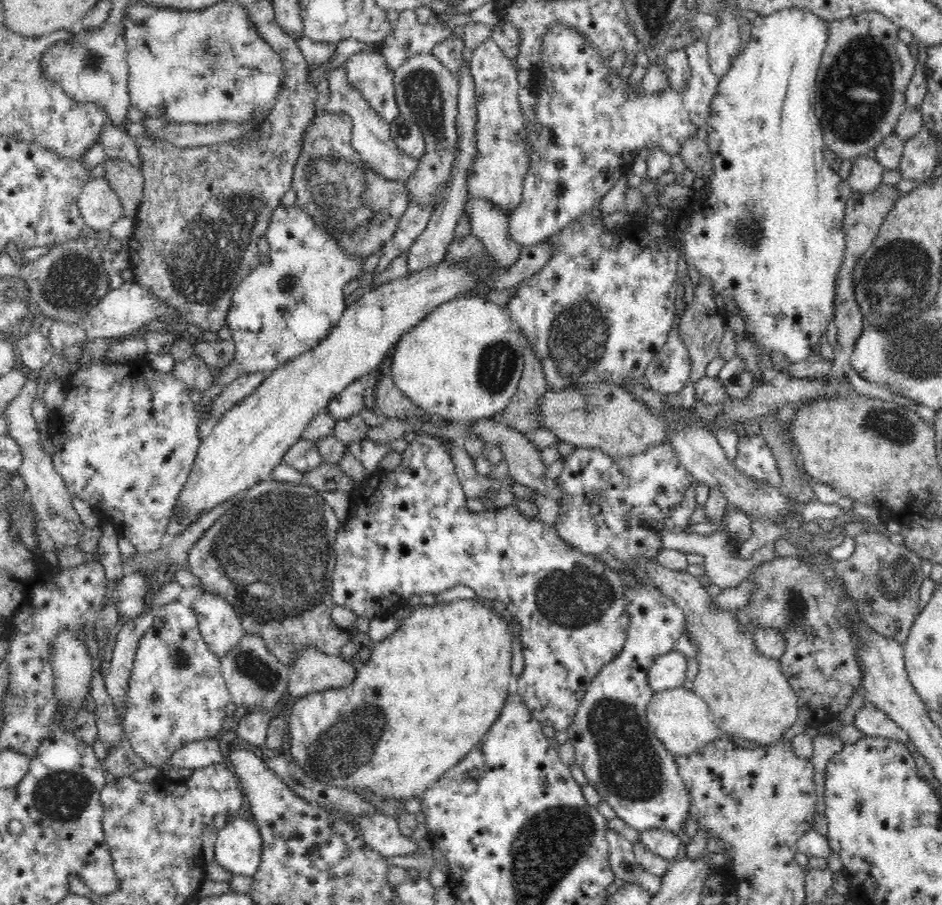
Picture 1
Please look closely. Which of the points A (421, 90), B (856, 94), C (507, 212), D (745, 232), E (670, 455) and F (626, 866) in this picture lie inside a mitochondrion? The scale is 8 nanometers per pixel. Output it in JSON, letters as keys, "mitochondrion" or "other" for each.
{"A":"mitochondrion","B":"mitochondrion","C":"other","D":"mitochondrion","E":"other","F":"mitochondrion"}

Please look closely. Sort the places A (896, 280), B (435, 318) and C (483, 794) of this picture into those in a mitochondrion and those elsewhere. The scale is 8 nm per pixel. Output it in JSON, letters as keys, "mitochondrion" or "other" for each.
{"A":"mitochondrion","B":"other","C":"other"}

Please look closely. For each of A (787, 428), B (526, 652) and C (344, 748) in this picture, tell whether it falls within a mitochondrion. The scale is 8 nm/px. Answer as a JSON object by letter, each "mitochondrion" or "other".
{"A":"other","B":"other","C":"mitochondrion"}

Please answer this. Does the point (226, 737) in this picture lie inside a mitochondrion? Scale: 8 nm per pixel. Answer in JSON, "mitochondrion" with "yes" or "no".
{"mitochondrion":"no"}

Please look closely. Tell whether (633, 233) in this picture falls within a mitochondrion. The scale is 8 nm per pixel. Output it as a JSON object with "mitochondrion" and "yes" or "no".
{"mitochondrion":"no"}

